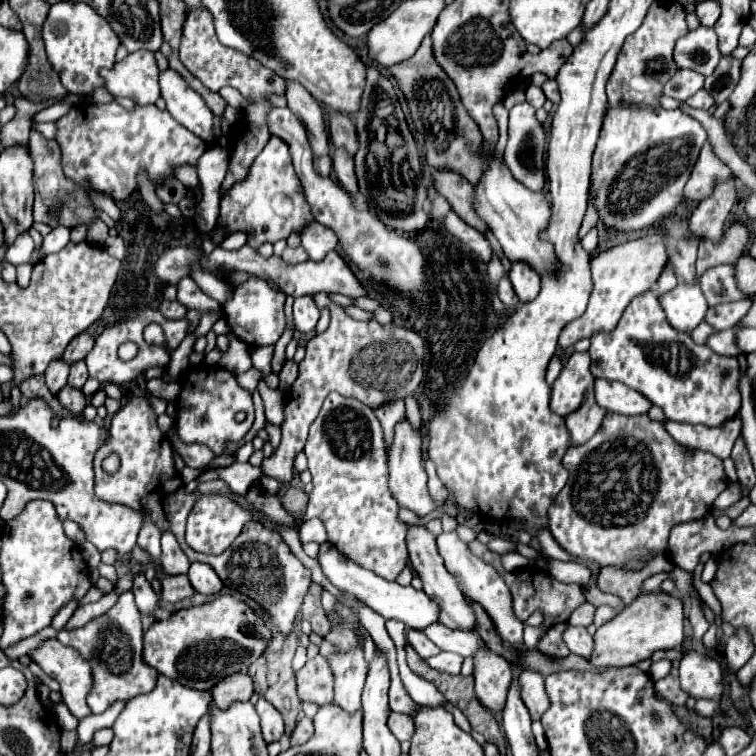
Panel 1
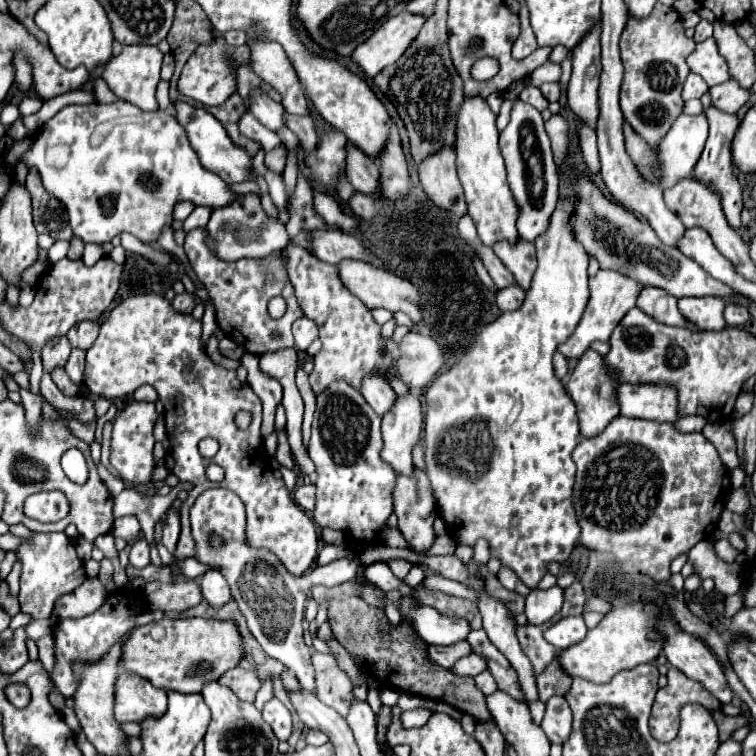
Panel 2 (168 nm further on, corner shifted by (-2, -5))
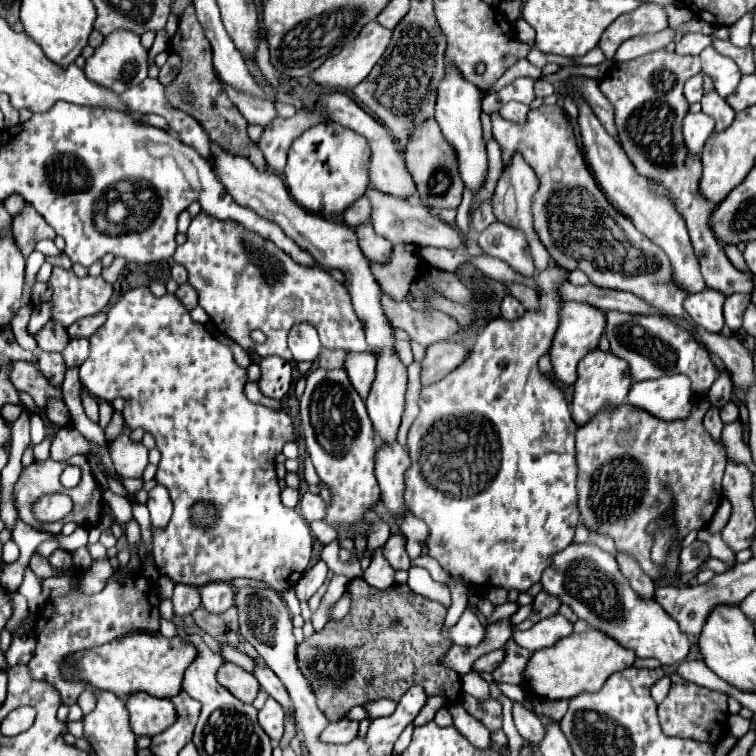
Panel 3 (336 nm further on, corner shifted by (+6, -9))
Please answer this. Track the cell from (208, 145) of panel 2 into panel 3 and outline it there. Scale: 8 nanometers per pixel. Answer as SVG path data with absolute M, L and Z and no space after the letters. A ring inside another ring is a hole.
M216 149L214 173L220 177L226 191L234 197L234 201L238 205L248 207L254 213L258 213L262 219L276 223L286 233L286 237L290 237L300 249L308 251L312 255L312 259L316 261L316 265L322 267L324 271L338 269L344 275L344 287L350 293L354 313L360 319L360 323L364 325L368 345L376 353L376 379L366 397L368 415L370 415L374 429L382 443L396 441L396 433L398 433L400 419L404 413L404 393L406 393L406 383L408 383L406 367L402 365L402 361L396 355L394 329L382 309L380 287L370 271L368 261L364 261L364 257L362 257L356 231L348 225L328 221L320 215L314 215L314 213L302 209L292 199L292 195L288 195L288 189L284 187L284 181L280 179L280 175L276 175L272 171L258 171L256 167L252 167L252 163L248 163L248 159L240 159L236 155L228 155L226 151Z

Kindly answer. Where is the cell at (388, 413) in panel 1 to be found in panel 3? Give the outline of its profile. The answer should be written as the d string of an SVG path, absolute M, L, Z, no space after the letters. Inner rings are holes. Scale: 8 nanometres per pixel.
M346 351L344 369L346 369L354 389L358 391L358 395L366 399L368 391L372 387L374 373L376 373L376 357L370 351L362 351L362 353Z

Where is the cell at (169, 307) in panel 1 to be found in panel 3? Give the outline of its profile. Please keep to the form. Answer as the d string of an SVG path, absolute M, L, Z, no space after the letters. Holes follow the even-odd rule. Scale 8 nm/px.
M190 283L180 285L178 291L176 291L176 297L178 297L178 299L184 303L184 307L188 307L188 309L194 309L194 307L198 305L198 293L196 293L196 289L194 289Z

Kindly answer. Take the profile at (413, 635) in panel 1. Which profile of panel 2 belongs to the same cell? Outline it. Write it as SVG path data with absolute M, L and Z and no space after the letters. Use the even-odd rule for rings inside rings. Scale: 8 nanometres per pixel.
M460 641L460 643L454 643L454 645L428 645L428 655L430 659L440 665L440 667L446 667L450 669L452 663L464 655L468 655L468 643Z

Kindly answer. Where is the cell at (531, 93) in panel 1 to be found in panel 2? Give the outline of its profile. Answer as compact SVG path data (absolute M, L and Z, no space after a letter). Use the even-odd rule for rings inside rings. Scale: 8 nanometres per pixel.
M528 85L528 87L520 93L520 99L522 99L524 103L534 105L538 111L544 111L544 109L548 107L548 101L546 101L546 99L544 99L544 95L540 93L540 89L538 89L538 87L534 87L534 85Z

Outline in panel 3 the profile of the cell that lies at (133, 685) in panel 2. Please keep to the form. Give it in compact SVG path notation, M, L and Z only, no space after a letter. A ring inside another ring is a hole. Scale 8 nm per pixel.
M132 693L126 697L130 711L130 727L136 737L154 737L176 723L178 713L170 699L158 699L144 693Z

